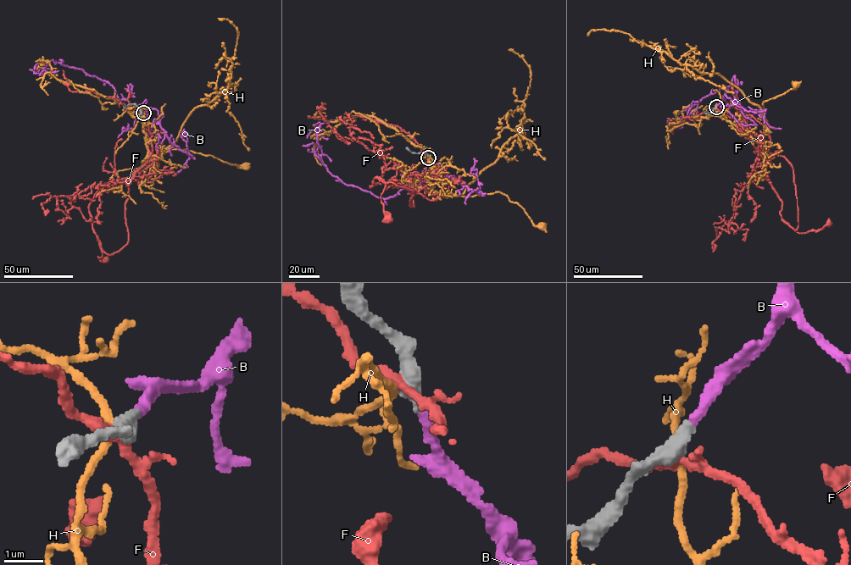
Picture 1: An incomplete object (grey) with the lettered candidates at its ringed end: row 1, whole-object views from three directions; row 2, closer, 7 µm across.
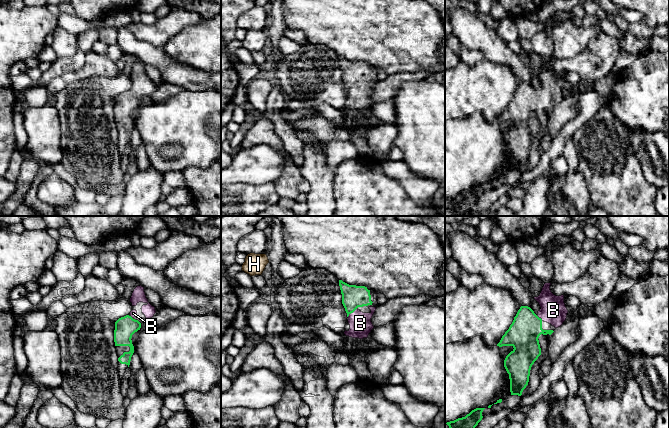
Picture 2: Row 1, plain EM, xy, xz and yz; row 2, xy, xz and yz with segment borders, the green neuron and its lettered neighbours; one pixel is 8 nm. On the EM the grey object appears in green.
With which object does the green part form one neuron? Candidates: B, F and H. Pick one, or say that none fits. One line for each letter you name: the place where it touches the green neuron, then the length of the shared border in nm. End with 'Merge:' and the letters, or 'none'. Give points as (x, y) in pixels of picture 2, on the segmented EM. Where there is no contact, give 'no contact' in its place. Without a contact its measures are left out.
B: contact xz (351, 312); length 100 nm
Merge: B

